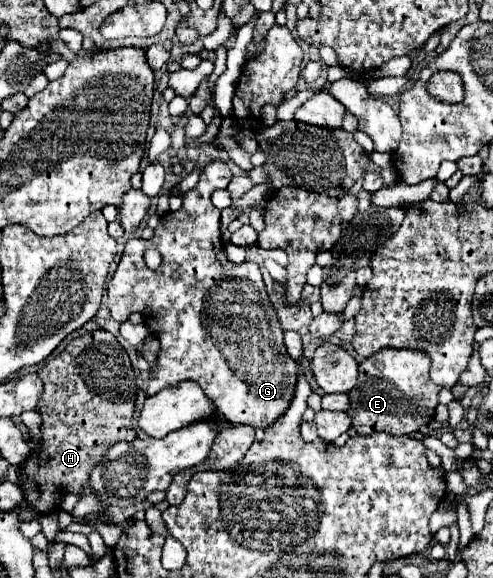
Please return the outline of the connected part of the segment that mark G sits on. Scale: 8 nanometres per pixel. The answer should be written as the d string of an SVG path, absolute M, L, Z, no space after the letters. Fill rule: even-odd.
M223 161L209 163L201 173L199 183L183 195L181 209L161 217L153 239L131 239L125 245L121 263L107 287L107 305L111 317L121 323L127 321L129 315L135 311L145 315L145 325L161 343L157 367L151 371L147 395L157 395L161 389L181 381L195 381L213 399L225 421L235 427L251 425L253 429L267 429L285 415L293 399L293 391L297 385L297 363L287 355L279 317L273 303L269 301L259 267L255 263L233 265L223 251L219 229L221 211L213 207L211 193L217 189L225 189L229 181L231 169ZM145 249L157 249L161 253L163 261L159 269L147 269L143 261Z

